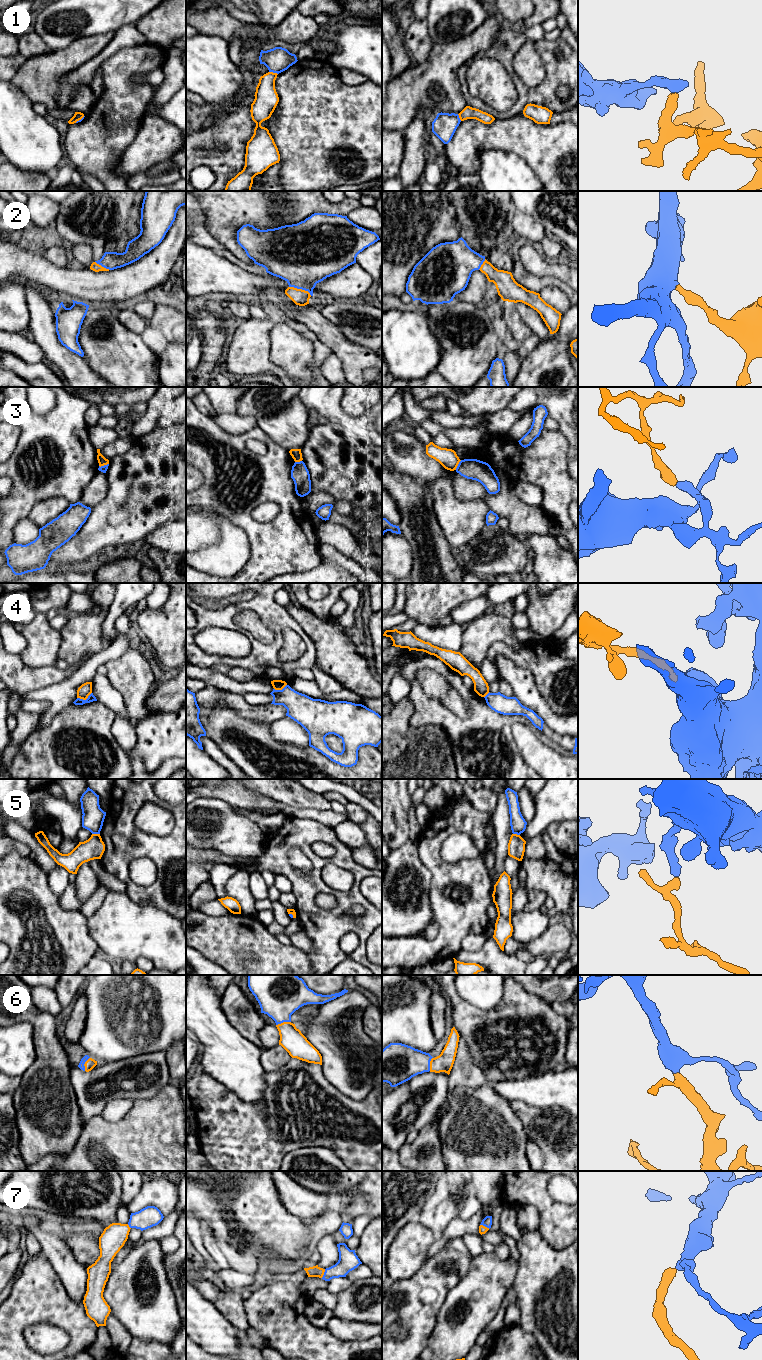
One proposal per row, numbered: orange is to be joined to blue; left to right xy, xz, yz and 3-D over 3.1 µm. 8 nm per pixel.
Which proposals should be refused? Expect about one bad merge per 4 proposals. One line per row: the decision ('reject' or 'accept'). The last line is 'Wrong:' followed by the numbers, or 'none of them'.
1: reject
2: accept
3: reject
4: reject
5: reject
6: accept
7: accept
Wrong: 1, 3, 4, 5

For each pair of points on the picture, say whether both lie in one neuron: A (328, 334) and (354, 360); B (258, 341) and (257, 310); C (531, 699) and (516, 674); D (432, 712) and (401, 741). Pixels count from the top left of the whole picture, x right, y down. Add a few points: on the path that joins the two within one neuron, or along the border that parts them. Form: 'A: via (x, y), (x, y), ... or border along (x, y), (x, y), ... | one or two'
A: via (334, 340), (348, 354) | one
B: border along (267, 314), (263, 318), (251, 318) | two
C: via (527, 693), (520, 680) | one
D: border along (412, 704), (412, 726), (438, 725) | two

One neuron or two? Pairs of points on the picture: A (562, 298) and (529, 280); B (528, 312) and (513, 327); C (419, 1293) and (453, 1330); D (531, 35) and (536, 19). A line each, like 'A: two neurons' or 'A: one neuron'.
A: two neurons
B: two neurons
C: two neurons
D: two neurons

